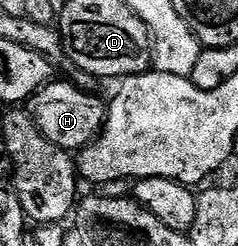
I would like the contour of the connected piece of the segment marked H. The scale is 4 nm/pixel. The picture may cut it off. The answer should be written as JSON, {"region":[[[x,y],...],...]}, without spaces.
{"region":[[[54,79],[27,102],[27,112],[35,127],[39,127],[43,139],[66,151],[80,151],[92,141],[96,141],[105,127],[107,105],[104,100],[101,102],[97,95],[96,92],[80,89],[72,80]]]}

